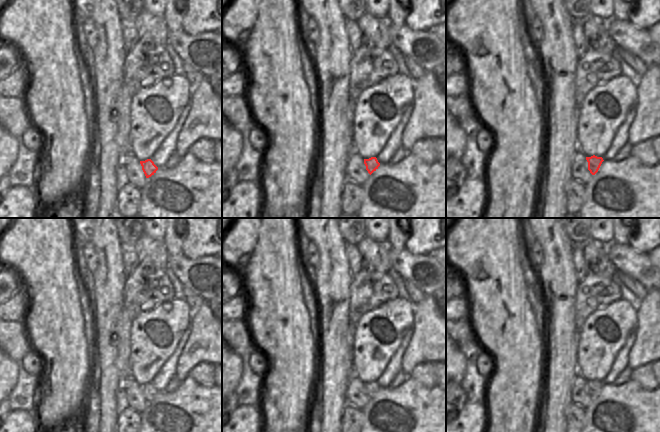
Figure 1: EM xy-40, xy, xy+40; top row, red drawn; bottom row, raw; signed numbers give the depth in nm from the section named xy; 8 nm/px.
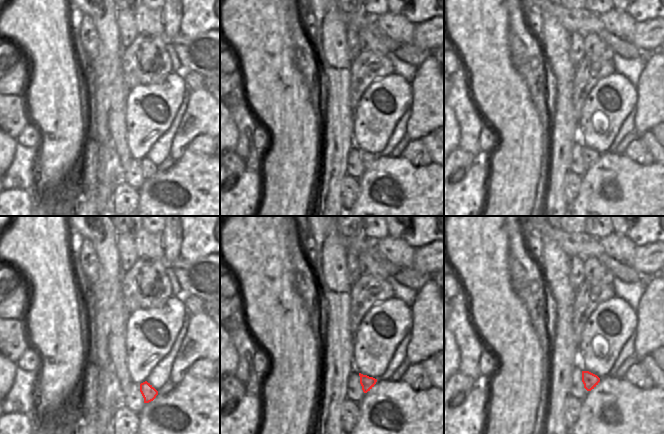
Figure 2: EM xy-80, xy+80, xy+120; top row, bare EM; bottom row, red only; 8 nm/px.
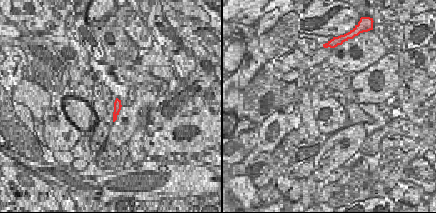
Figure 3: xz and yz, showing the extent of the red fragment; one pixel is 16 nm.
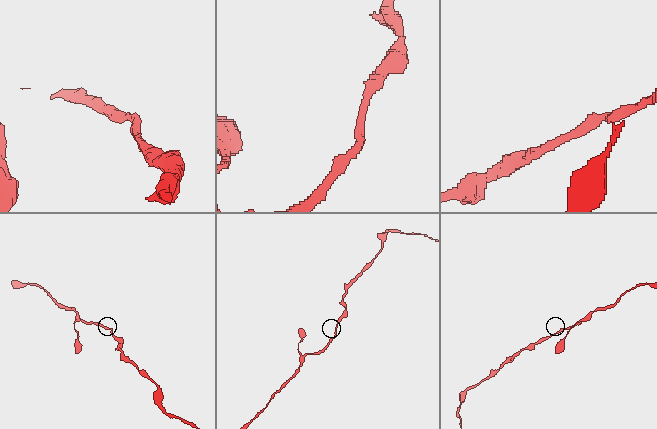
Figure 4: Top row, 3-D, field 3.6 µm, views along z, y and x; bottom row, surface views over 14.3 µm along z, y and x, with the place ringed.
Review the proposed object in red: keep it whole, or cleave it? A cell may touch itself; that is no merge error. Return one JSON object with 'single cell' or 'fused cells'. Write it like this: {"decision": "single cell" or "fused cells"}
{"decision": "single cell"}

